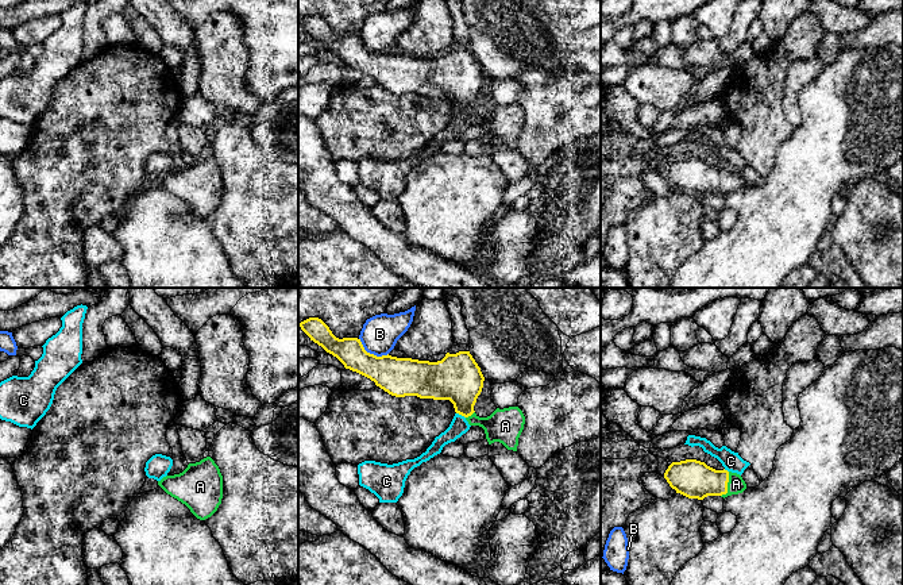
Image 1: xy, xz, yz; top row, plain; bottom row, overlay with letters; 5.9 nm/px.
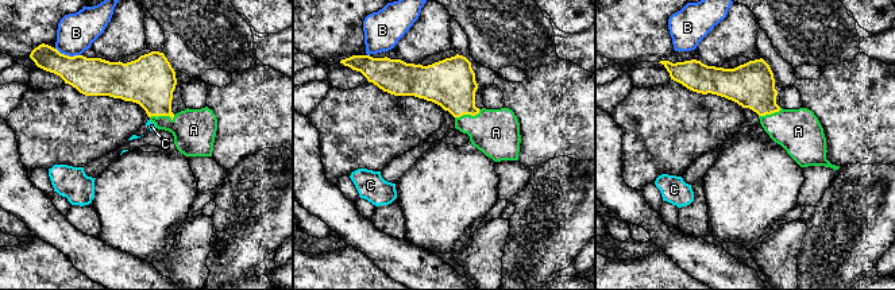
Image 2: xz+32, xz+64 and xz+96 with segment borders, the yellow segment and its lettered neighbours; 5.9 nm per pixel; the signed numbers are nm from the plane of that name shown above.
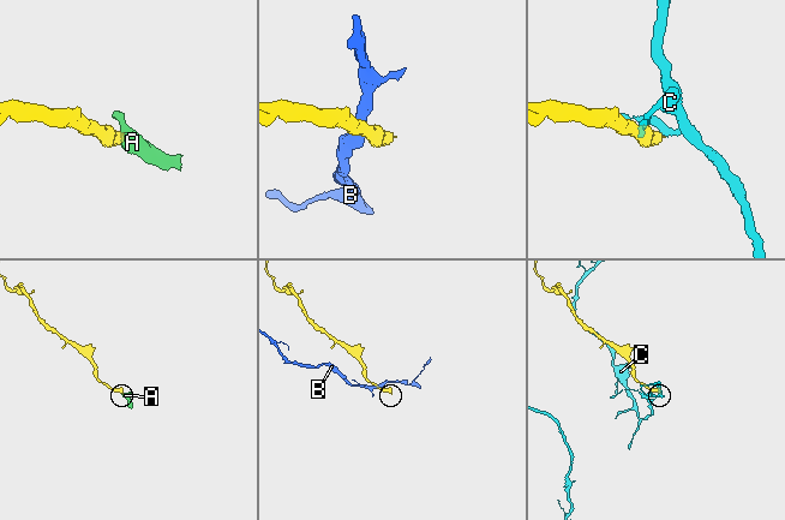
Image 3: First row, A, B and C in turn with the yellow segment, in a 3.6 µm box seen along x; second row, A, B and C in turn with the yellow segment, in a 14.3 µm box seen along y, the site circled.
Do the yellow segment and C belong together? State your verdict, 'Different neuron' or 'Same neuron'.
Different neuron

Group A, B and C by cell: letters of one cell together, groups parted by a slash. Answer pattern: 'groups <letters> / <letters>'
groups A / B / C

